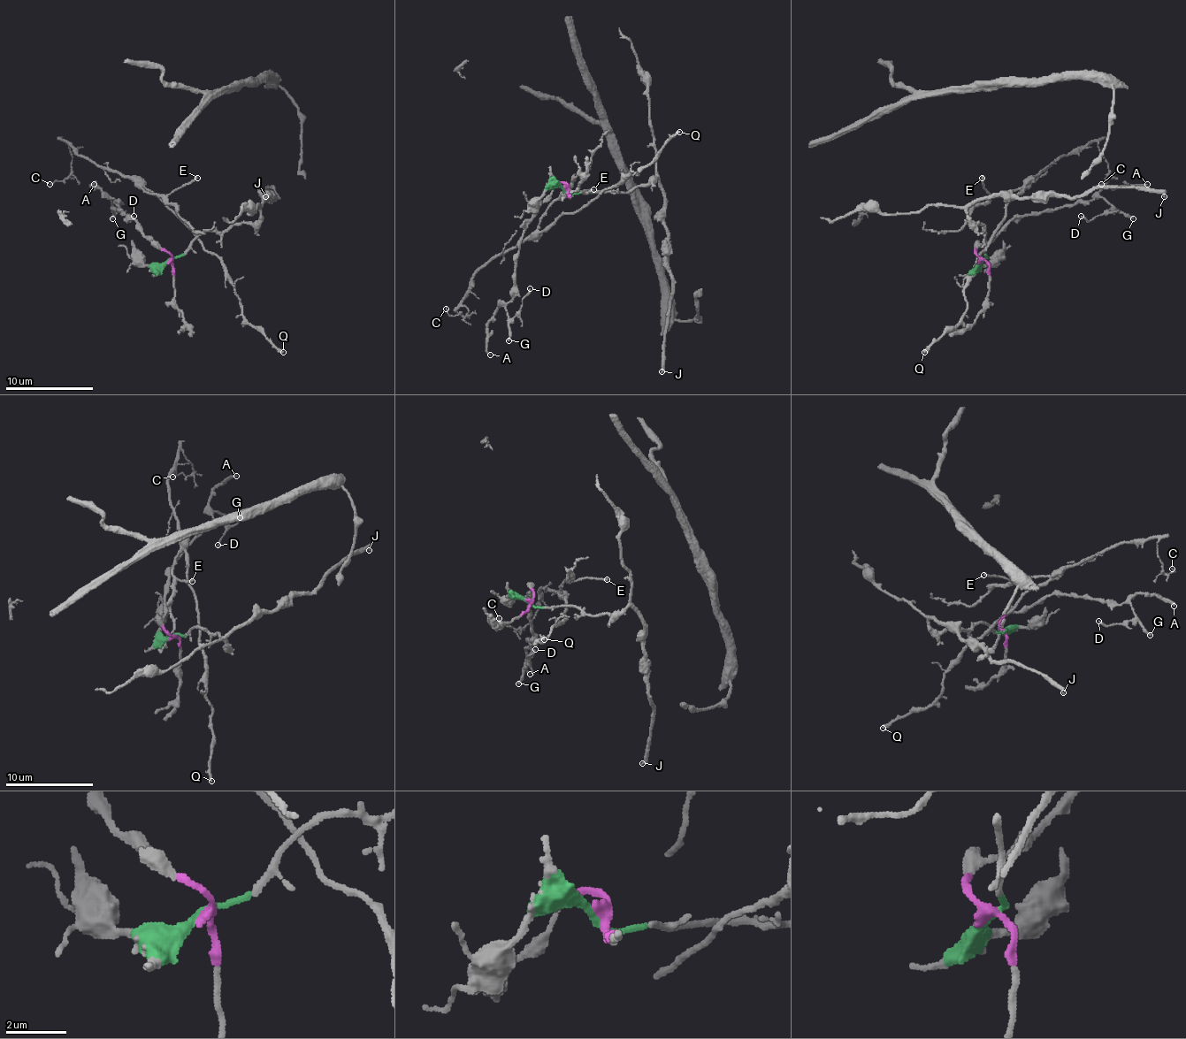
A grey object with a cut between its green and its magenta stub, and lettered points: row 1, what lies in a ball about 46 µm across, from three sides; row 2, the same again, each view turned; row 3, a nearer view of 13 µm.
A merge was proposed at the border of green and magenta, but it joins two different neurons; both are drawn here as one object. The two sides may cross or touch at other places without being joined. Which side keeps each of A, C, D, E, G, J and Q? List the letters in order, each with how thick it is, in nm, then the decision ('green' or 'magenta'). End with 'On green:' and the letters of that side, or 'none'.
A: calibre 180 nm; magenta
C: calibre 100 nm; green
D: calibre 150 nm; magenta
E: calibre 180 nm; green
G: calibre 220 nm; magenta
J: calibre 320 nm; green
Q: calibre 240 nm; green
On green: C, E, J, Q

